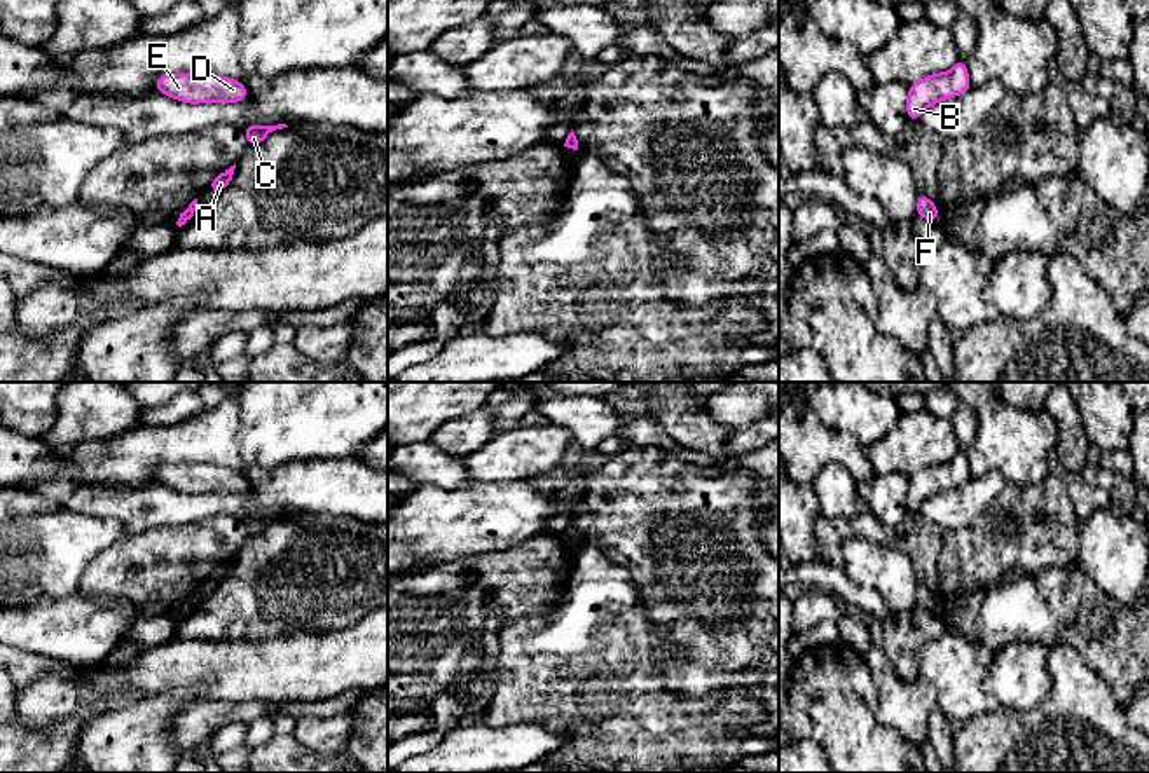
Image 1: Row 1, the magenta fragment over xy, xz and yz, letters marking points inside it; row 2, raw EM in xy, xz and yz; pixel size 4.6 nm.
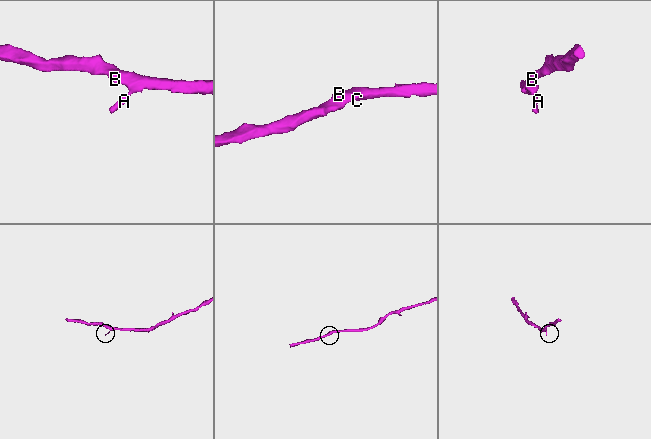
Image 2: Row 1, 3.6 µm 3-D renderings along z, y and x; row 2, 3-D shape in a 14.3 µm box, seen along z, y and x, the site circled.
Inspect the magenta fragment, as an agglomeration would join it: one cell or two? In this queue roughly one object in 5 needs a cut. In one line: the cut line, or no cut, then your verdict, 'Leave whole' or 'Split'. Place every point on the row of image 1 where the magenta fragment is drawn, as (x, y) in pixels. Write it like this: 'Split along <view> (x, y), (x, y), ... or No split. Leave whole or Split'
No split. Leave whole

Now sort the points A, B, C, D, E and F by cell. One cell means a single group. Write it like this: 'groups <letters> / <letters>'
groups A B C D E F

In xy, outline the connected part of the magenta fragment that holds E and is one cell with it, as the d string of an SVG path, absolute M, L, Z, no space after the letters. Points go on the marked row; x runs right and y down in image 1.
M166 73L155 79L155 91L189 105L237 103L248 98L243 82L213 73Z

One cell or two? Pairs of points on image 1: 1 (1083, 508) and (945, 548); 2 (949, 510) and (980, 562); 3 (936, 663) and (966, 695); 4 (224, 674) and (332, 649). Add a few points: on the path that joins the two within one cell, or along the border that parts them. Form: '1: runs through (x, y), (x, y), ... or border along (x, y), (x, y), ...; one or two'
1: border along (1062, 478), (1071, 506), (1080, 520); two
2: border along (994, 503), (963, 529); two
3: runs through (943, 670), (959, 688); one
4: runs through (250, 670), (306, 667); one

